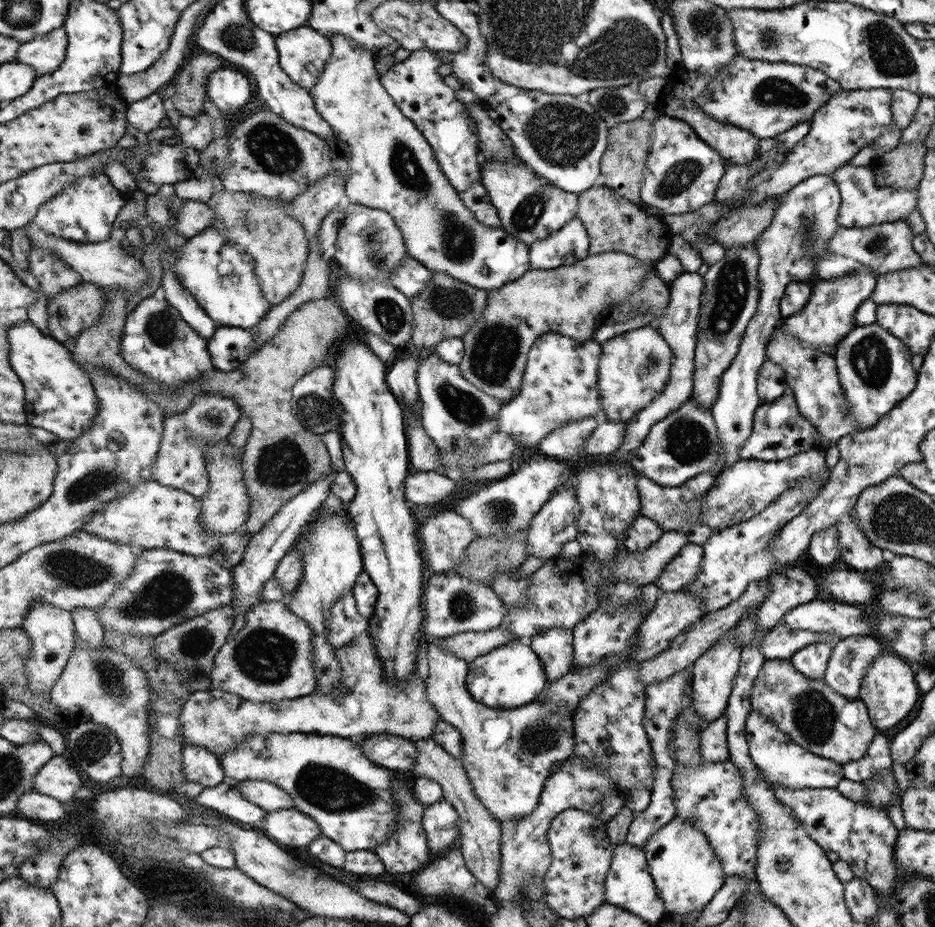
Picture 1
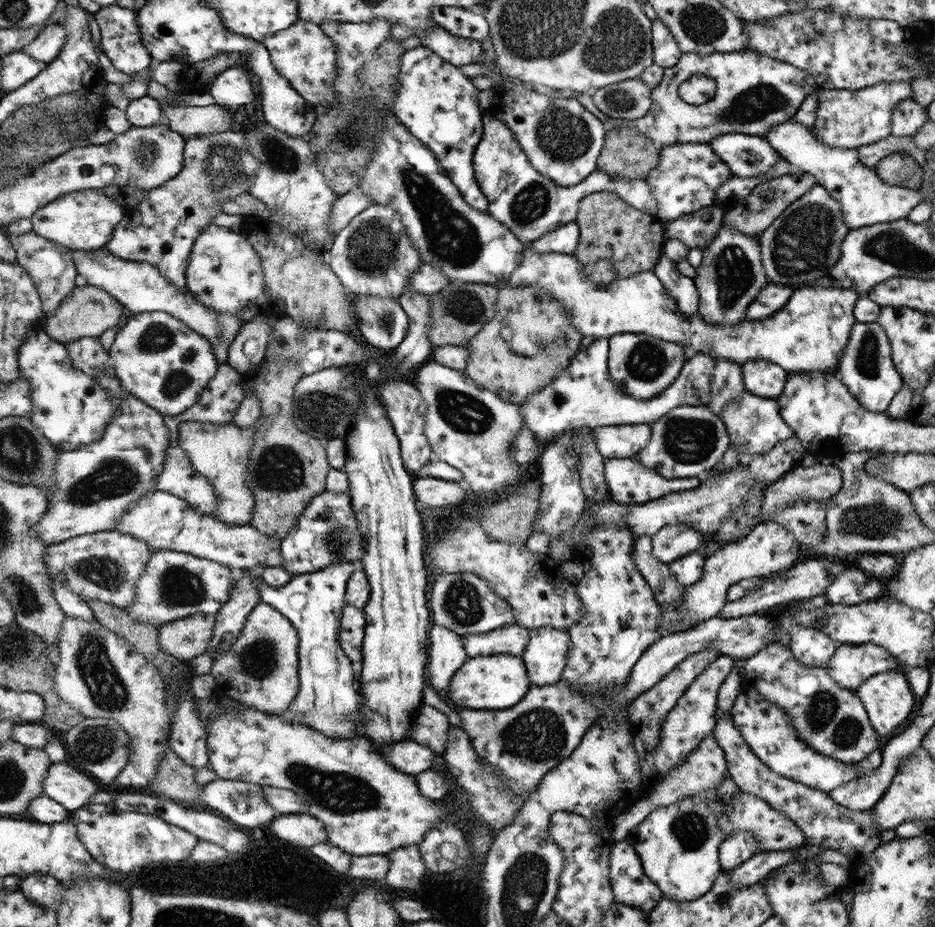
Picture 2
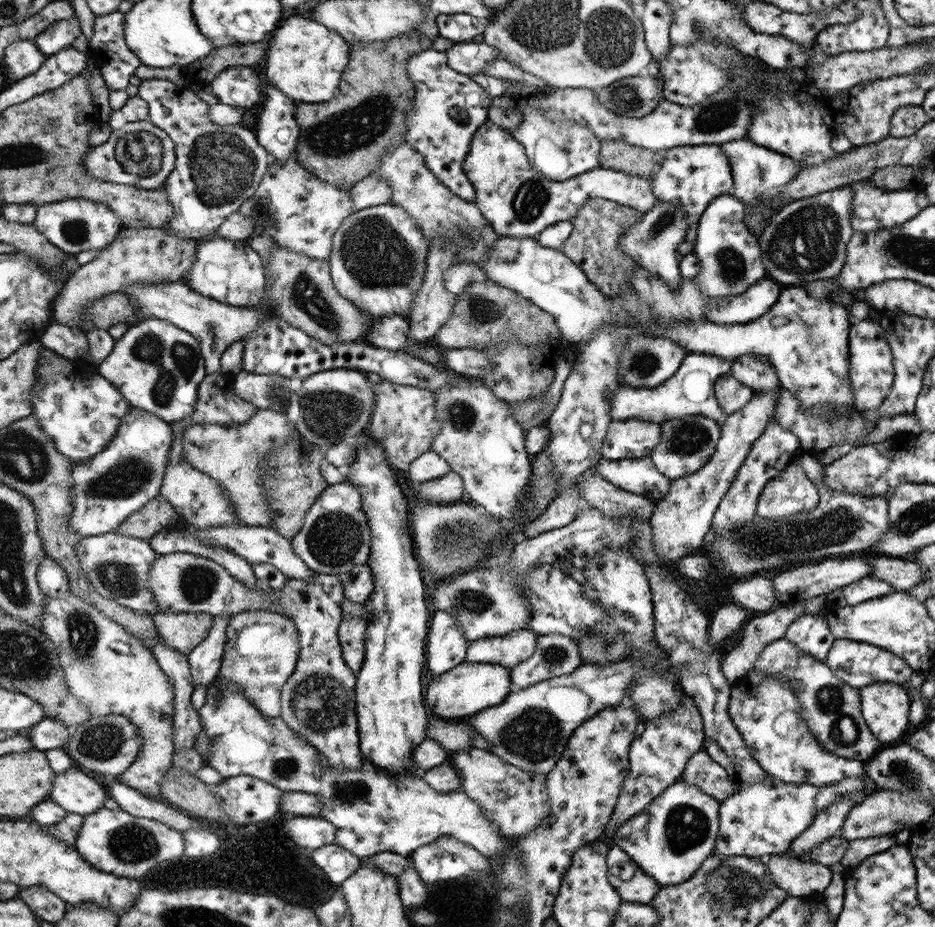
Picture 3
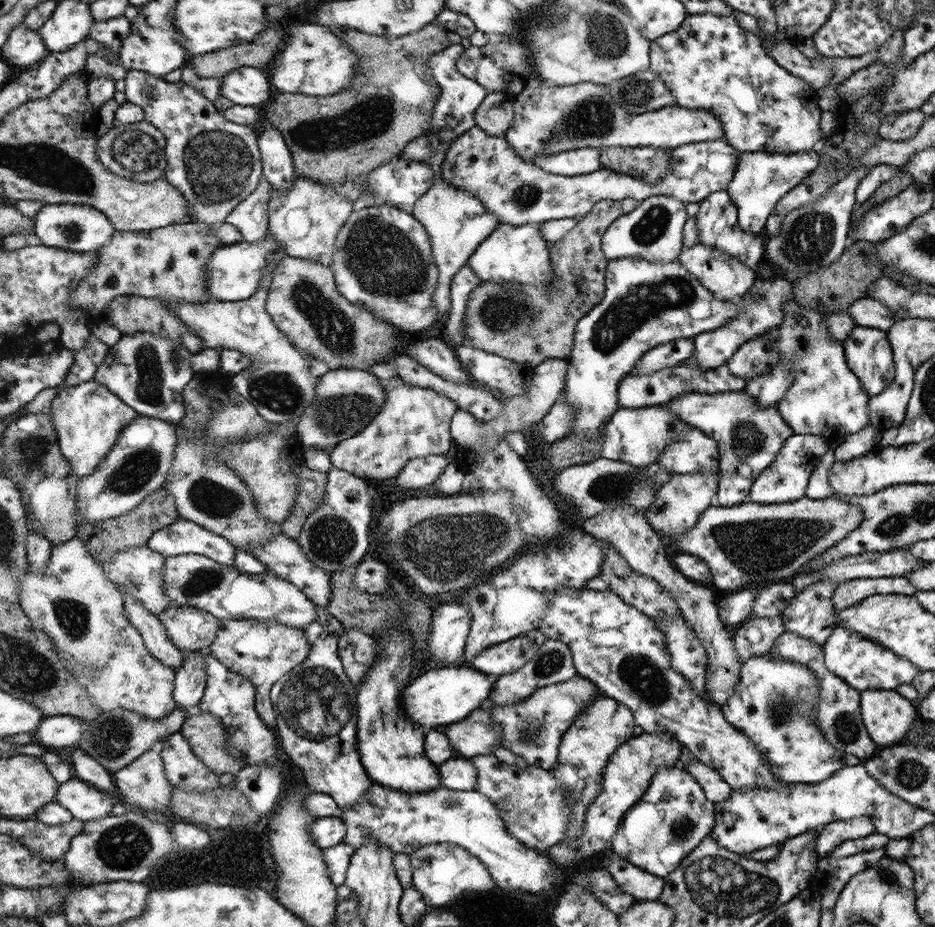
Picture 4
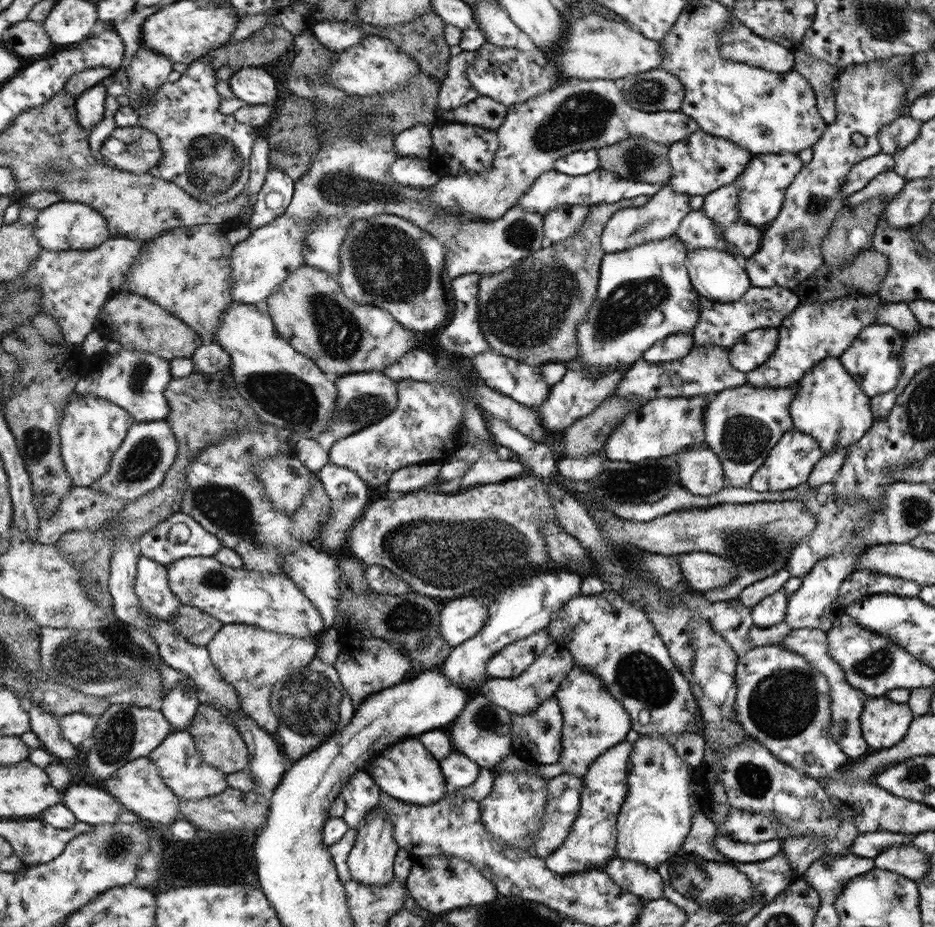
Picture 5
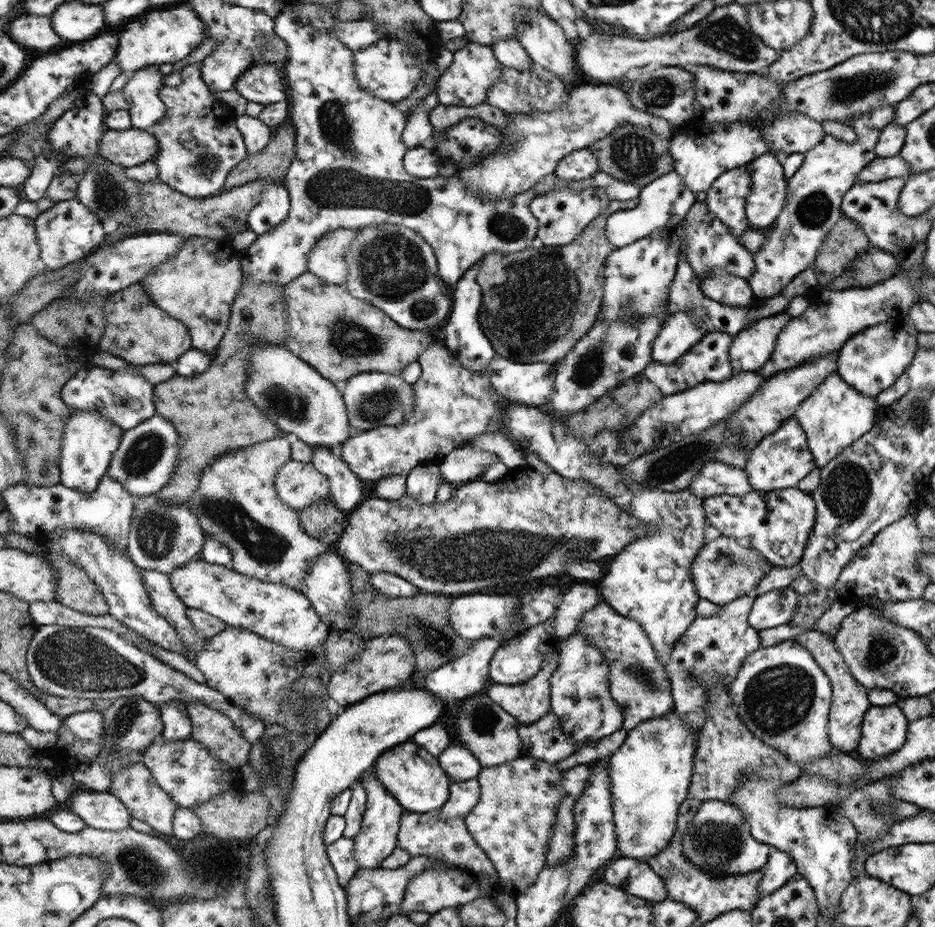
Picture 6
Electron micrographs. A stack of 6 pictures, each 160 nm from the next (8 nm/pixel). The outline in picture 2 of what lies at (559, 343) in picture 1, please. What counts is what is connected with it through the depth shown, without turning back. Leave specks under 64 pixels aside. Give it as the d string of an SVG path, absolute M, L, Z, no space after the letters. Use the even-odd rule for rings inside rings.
M595 339L589 346L577 351L568 368L565 368L547 387L533 395L526 403L521 404L523 424L531 430L538 440L550 440L562 434L565 430L580 429L582 427L601 427L623 424L649 424L660 420L665 414L677 406L710 404L710 378L714 374L717 363L716 357L704 353L697 353L686 359L686 366L679 372L678 378L661 395L652 400L636 400L626 392L620 392L620 387L610 378L607 365L609 355L609 339Z

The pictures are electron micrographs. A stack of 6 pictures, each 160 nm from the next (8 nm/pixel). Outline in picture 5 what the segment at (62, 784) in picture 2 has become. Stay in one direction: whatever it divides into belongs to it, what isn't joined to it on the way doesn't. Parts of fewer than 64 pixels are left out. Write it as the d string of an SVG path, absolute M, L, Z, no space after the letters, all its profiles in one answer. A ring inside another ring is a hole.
M73 785L65 790L62 803L66 805L76 817L77 822L83 822L91 824L92 826L98 826L99 824L114 824L122 812L122 808L125 806L116 800L116 797L112 798L110 794L106 794L106 790L98 790L98 785L90 786L76 786Z

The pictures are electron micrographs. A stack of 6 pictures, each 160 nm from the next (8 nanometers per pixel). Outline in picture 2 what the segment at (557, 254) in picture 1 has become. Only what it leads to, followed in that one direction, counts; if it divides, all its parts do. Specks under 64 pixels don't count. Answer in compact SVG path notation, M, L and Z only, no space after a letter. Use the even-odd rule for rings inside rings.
M575 221L565 224L556 231L531 243L532 252L536 254L566 254L576 252L579 239L579 228Z

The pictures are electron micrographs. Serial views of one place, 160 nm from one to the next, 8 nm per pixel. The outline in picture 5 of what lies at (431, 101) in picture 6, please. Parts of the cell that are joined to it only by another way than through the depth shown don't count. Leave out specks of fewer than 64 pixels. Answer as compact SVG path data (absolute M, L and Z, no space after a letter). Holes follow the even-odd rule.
M416 124L415 127L400 132L395 136L395 149L398 150L399 157L414 156L428 160L433 152L431 127Z

